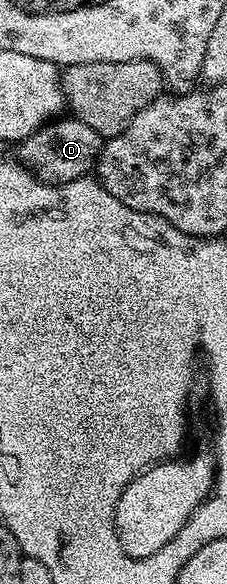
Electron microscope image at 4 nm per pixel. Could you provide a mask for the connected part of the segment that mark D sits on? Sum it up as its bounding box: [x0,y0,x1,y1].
[16,116,103,186]

